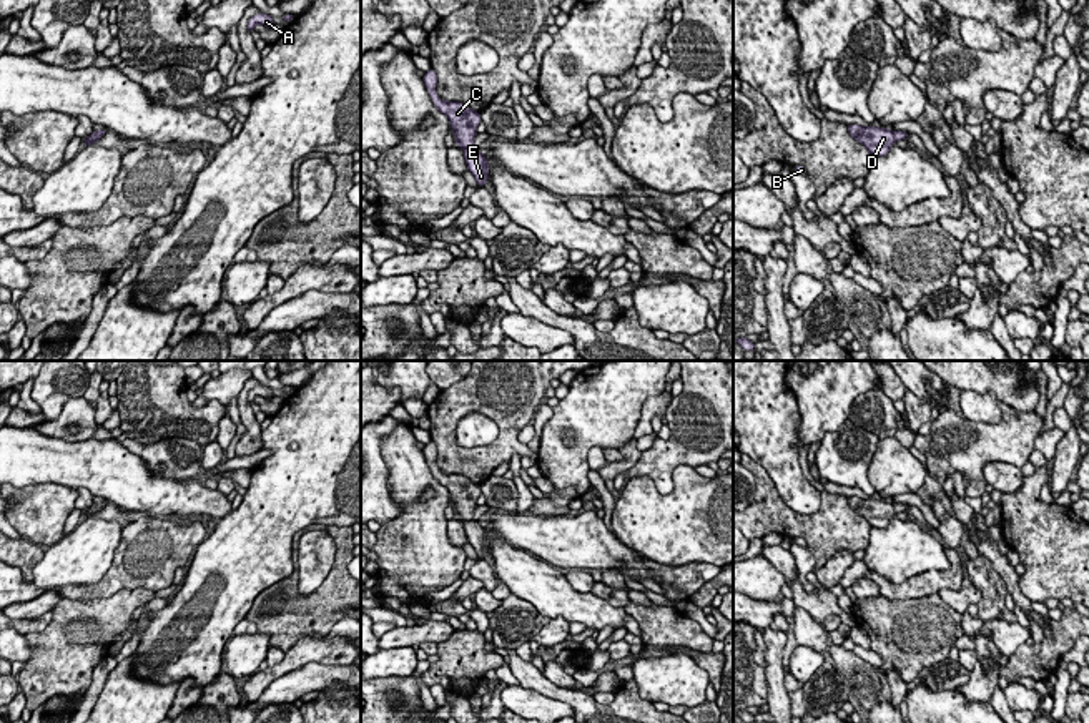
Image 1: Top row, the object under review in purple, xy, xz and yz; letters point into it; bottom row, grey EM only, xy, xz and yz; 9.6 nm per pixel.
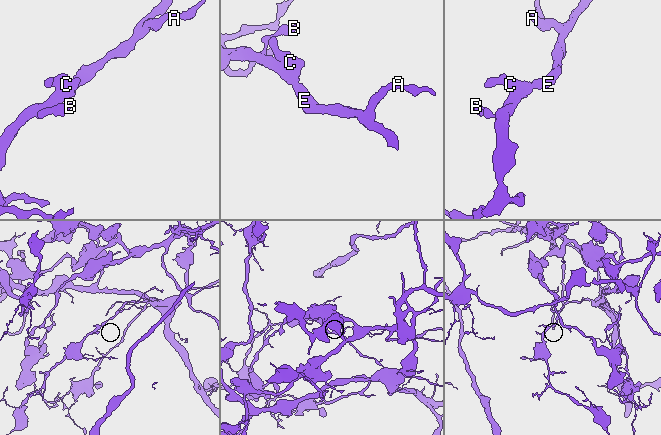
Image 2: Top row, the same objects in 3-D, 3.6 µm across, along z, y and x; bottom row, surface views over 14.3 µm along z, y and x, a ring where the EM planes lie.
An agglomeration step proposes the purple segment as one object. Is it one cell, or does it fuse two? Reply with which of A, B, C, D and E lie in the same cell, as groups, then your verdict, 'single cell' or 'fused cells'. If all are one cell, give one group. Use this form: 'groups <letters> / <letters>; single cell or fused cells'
groups A B C D E; single cell

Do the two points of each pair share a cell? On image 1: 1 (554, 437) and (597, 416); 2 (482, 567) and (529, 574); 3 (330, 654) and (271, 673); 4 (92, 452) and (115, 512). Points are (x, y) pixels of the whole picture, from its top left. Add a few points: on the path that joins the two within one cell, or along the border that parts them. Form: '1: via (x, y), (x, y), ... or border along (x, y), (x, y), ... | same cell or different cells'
1: via (562, 426), (576, 426), (586, 418) | same cell
2: border along (492, 567), (502, 582) | different cells
3: via (315, 654), (300, 654), (286, 665) | same cell
4: border along (108, 502), (128, 512) | different cells

